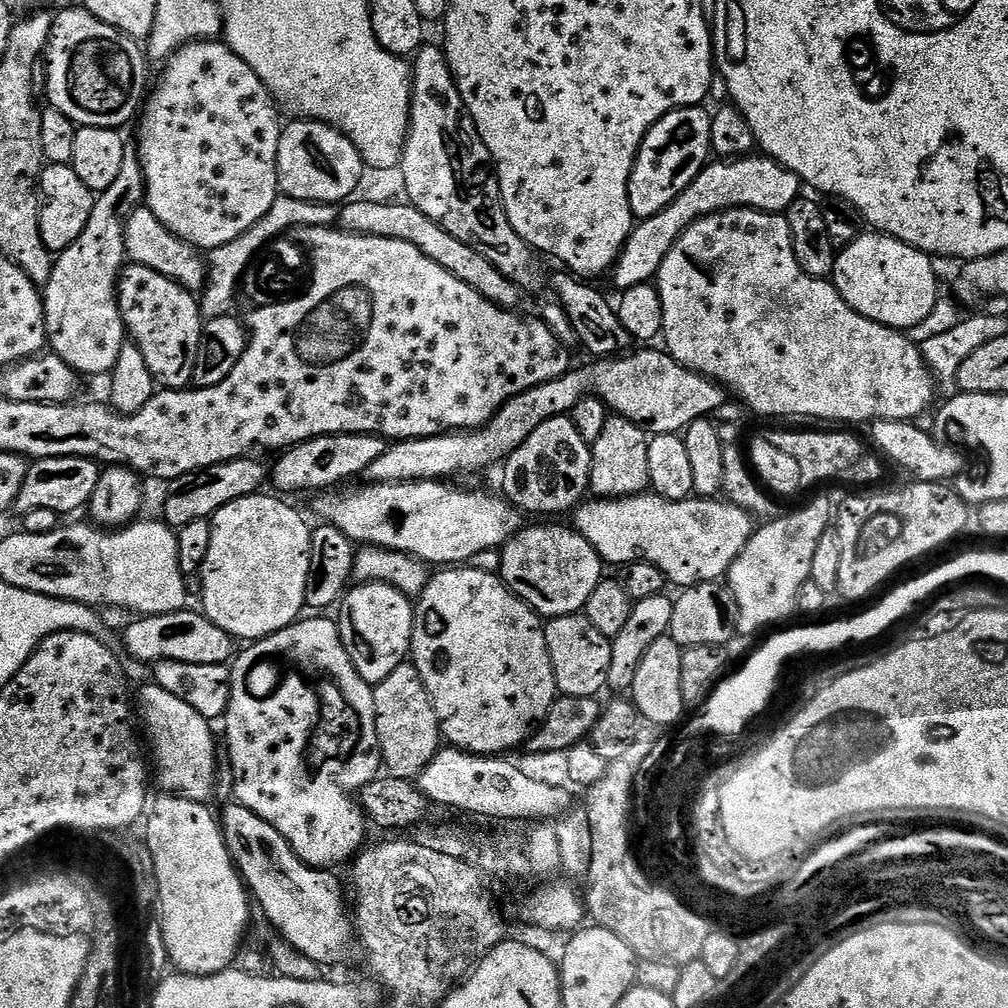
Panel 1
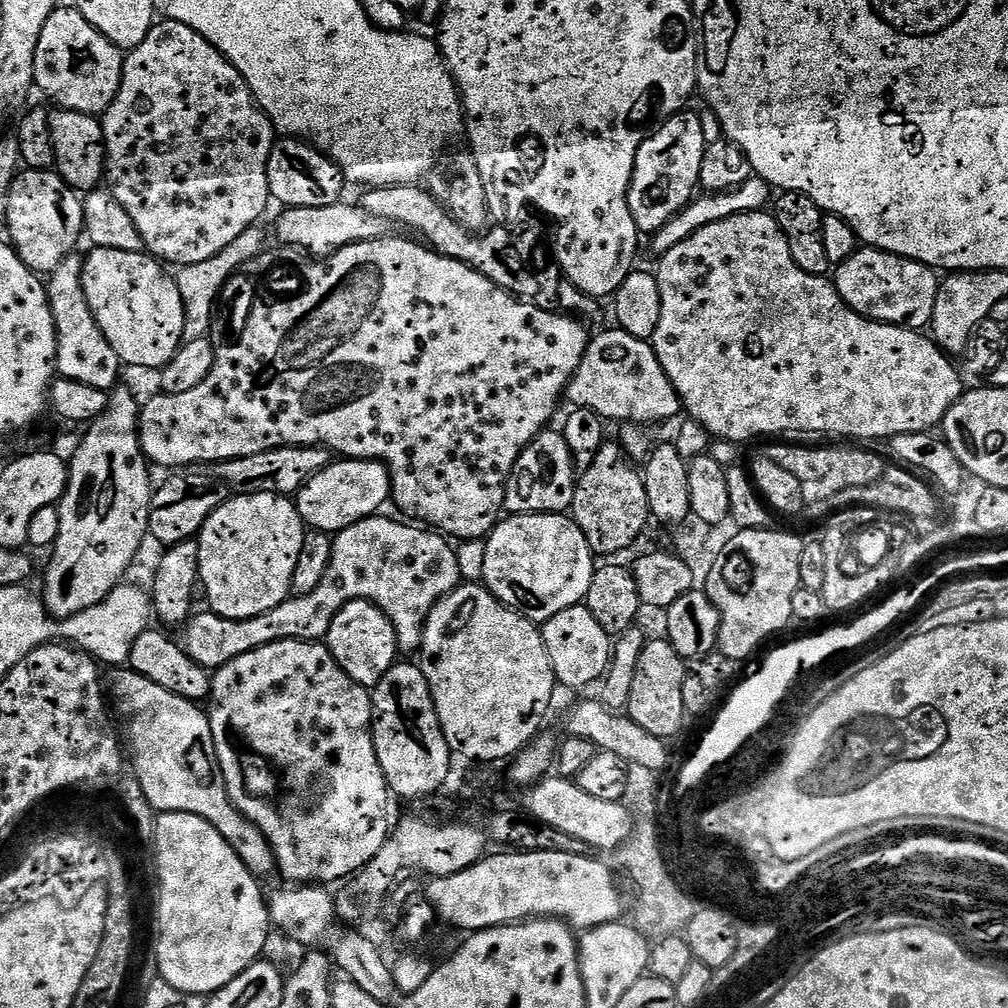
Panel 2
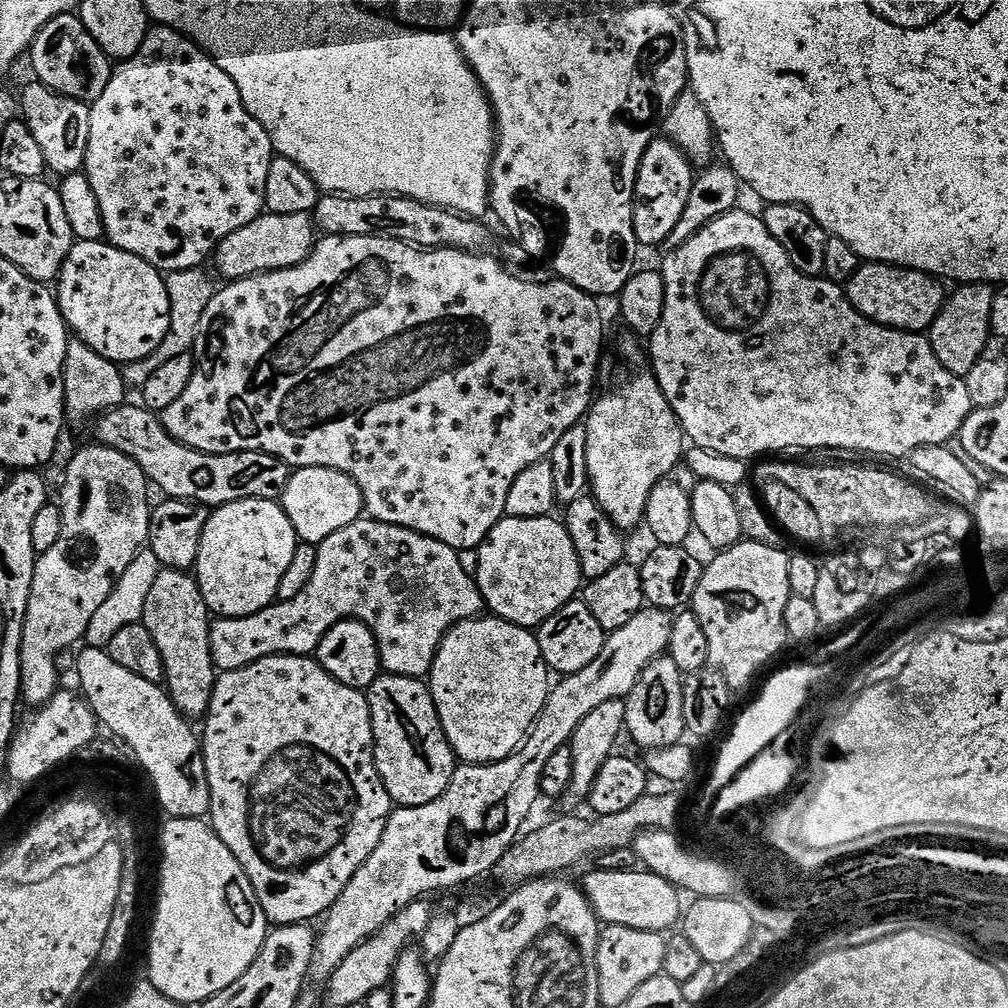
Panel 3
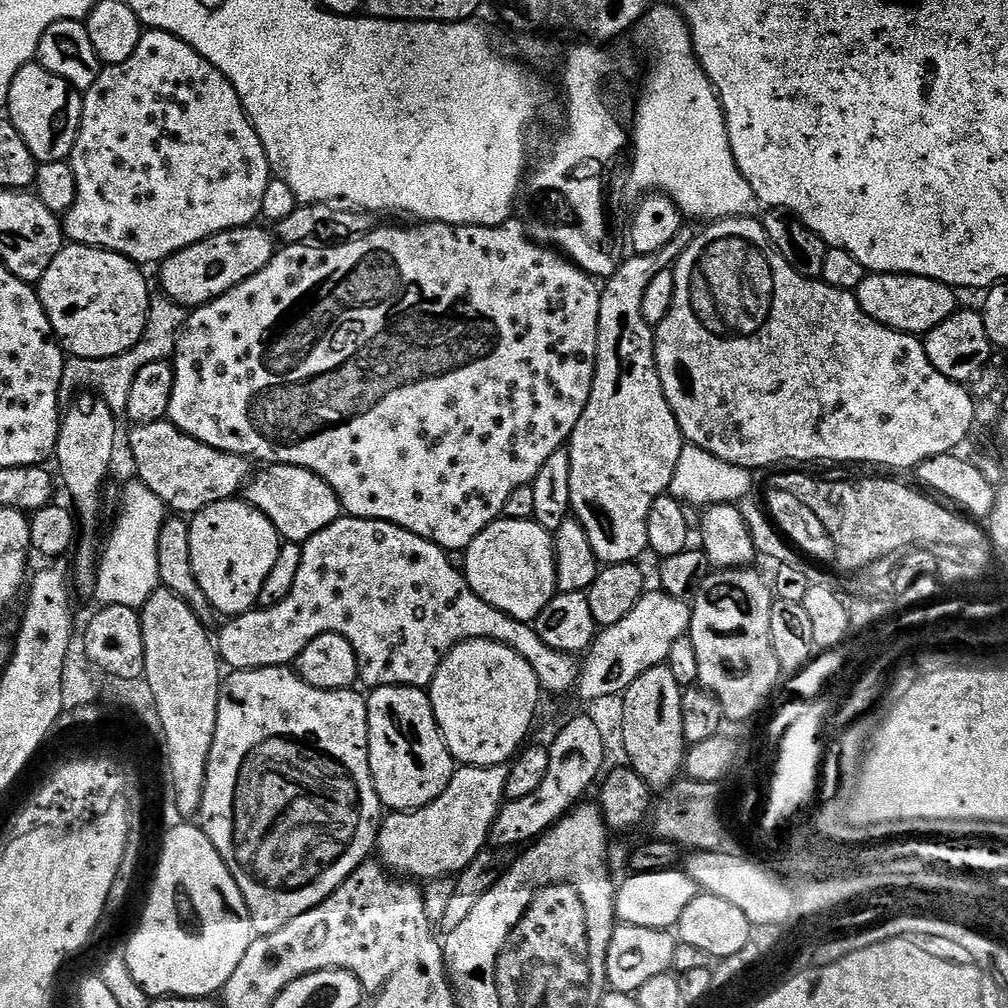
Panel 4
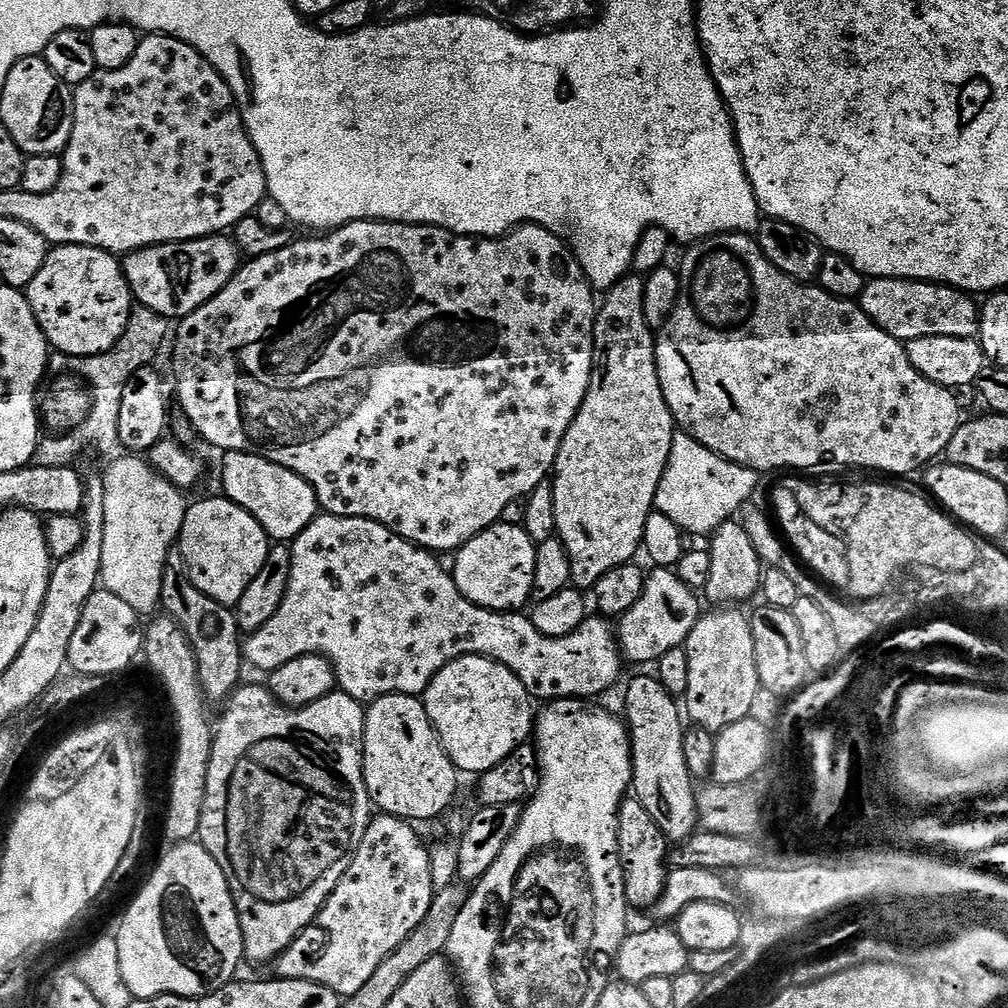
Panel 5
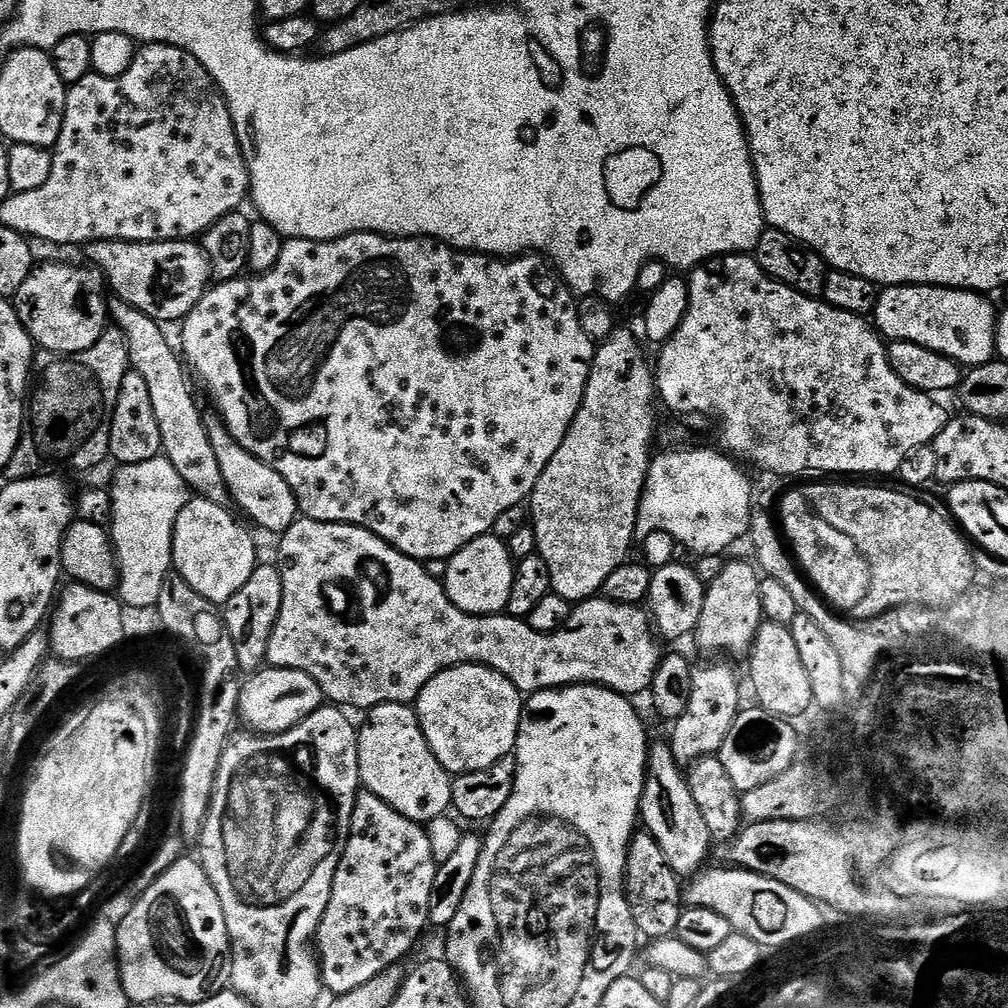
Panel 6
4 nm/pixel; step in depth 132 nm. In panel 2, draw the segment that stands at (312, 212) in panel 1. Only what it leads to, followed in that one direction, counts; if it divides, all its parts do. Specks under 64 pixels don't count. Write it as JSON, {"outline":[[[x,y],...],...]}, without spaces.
{"outline":[[[253,226],[245,230],[226,250],[214,254],[214,258],[206,258],[206,262],[194,262],[183,265],[175,273],[178,294],[182,294],[186,326],[184,327],[185,341],[202,339],[212,331],[214,317],[218,312],[218,301],[221,299],[224,286],[248,263],[265,251],[263,227]]]}

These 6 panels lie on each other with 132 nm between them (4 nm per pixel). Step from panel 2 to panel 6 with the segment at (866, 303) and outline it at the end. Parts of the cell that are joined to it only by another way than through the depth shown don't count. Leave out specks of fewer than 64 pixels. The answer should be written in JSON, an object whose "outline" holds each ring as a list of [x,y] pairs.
{"outline":[[[893,284],[877,295],[874,309],[875,327],[881,337],[893,340],[909,340],[923,348],[949,356],[961,366],[987,364],[996,356],[996,317],[998,308],[987,295],[969,292],[967,288],[935,288],[932,284]]]}

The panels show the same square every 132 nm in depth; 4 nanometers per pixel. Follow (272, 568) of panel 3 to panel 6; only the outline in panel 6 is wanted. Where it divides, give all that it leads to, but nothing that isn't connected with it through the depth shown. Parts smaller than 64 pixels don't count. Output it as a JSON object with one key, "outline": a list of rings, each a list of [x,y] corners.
{"outline":[[[192,498],[178,514],[173,530],[172,562],[175,571],[202,598],[211,604],[223,606],[228,603],[254,574],[258,563],[256,544],[252,536],[235,520],[231,511],[222,505],[201,498]]]}

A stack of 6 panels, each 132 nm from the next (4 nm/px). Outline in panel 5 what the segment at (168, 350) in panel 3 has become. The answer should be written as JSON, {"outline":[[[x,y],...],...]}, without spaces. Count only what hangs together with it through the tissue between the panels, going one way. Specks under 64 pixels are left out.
{"outline":[[[133,307],[126,330],[119,342],[109,352],[103,352],[97,356],[66,356],[58,354],[58,368],[72,368],[78,372],[84,372],[88,378],[94,378],[96,386],[96,409],[94,409],[94,394],[88,394],[88,406],[91,418],[76,427],[72,433],[65,436],[55,434],[41,437],[40,446],[36,448],[32,464],[38,467],[64,467],[75,465],[76,460],[86,452],[94,454],[98,452],[114,451],[119,445],[118,417],[122,406],[122,390],[130,378],[139,368],[149,367],[153,363],[156,351],[160,343],[170,336],[170,324],[163,316],[154,314],[154,310]]]}

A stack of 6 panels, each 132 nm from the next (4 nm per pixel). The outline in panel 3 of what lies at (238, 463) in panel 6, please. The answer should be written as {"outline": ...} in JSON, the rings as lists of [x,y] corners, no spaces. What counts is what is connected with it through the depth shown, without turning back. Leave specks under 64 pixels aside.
{"outline":[[[326,466],[295,469],[289,475],[280,503],[295,528],[297,539],[305,544],[317,546],[330,534],[361,519],[365,509],[357,483],[342,470]]]}

